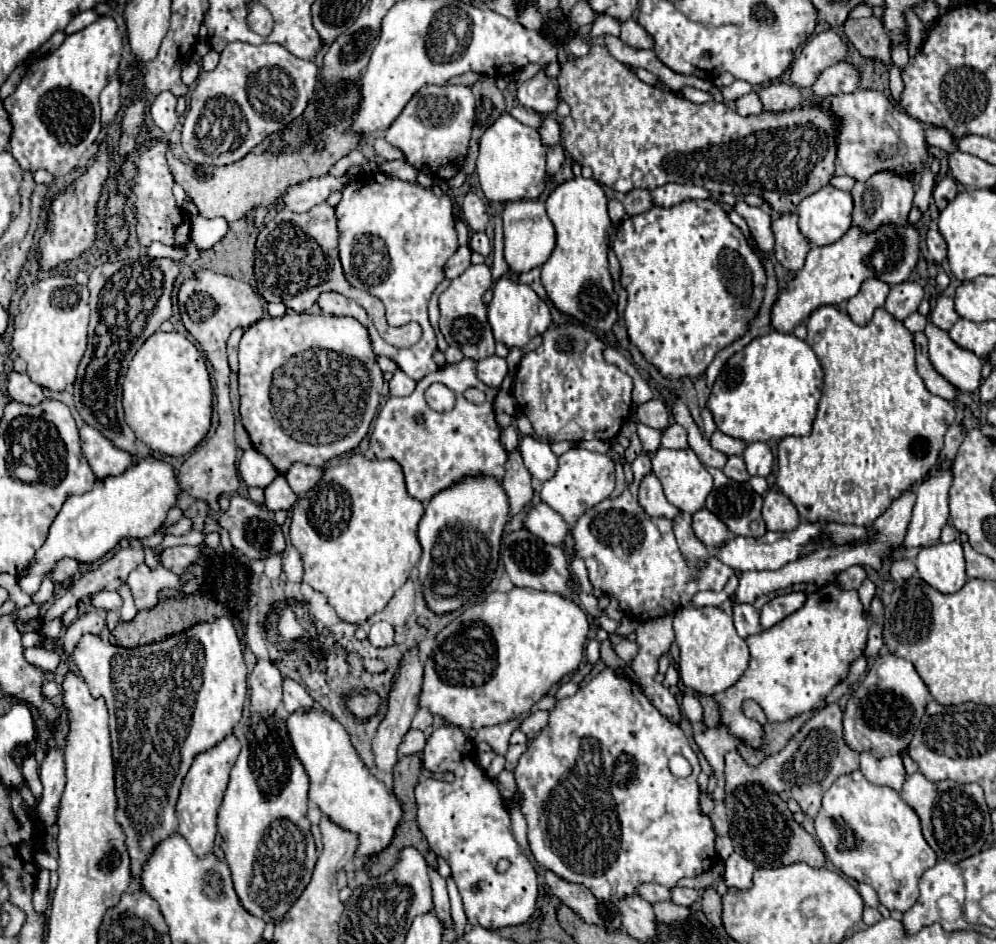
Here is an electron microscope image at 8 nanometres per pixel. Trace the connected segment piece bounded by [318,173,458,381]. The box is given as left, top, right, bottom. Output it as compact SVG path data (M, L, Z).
M378 173L364 179L354 179L346 185L346 189L342 189L342 199L336 205L336 219L340 233L340 261L350 285L356 289L366 289L384 303L390 327L418 321L424 333L416 345L396 349L378 335L368 313L354 299L340 293L322 293L318 297L320 311L358 319L370 333L374 353L392 359L408 377L420 381L438 369L432 359L436 351L436 337L428 321L428 301L434 289L445 279L444 265L448 257L452 257L458 249L450 199L446 195L436 197L430 189L424 189L418 183L390 179Z

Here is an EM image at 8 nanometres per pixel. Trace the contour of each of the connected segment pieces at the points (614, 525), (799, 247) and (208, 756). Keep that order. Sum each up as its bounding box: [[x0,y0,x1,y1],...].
[[570,453,734,621],[772,213,810,271],[176,733,242,855]]

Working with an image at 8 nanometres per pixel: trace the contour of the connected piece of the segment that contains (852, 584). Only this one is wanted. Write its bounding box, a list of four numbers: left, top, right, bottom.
[836,565,866,589]

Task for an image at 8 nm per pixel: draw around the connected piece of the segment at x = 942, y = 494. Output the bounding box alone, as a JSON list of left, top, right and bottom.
[904,459,952,547]

